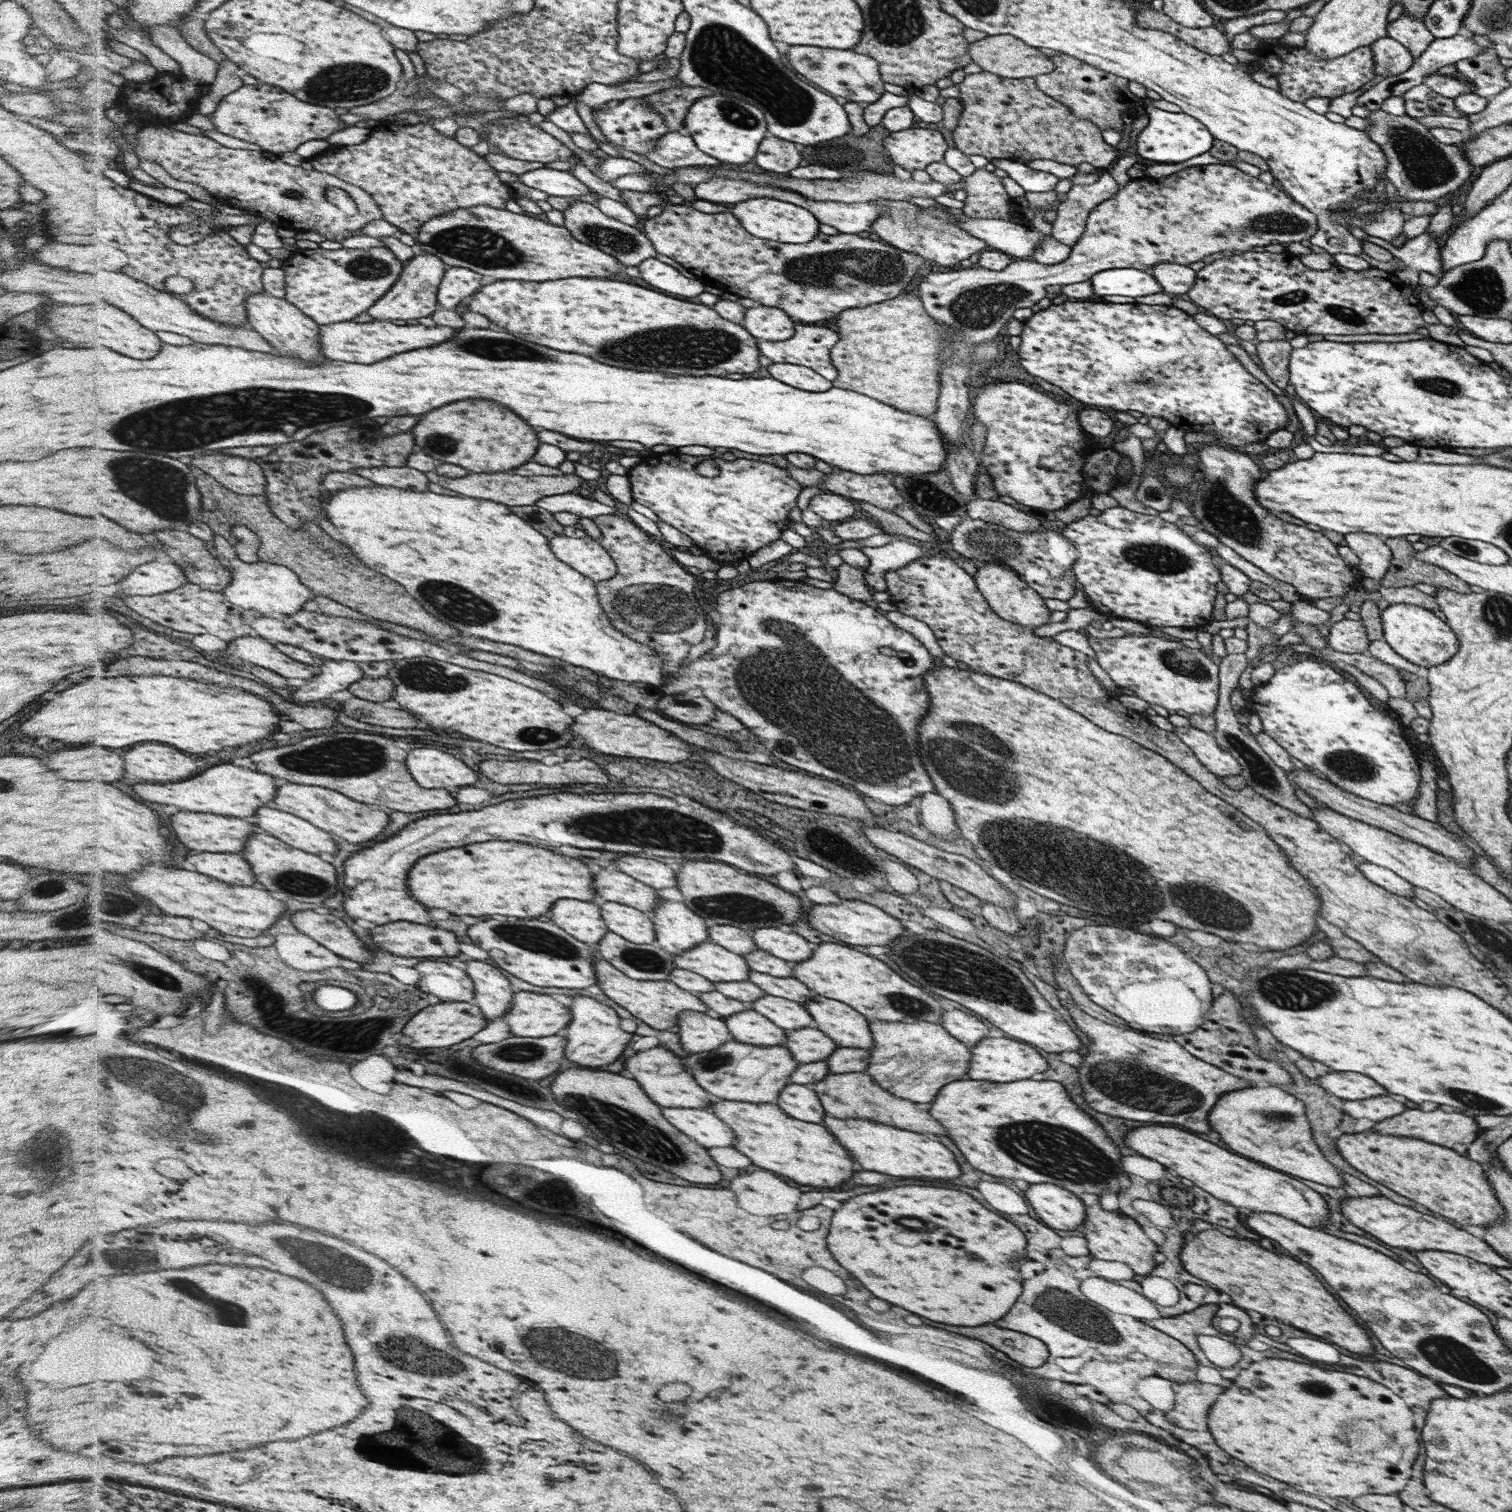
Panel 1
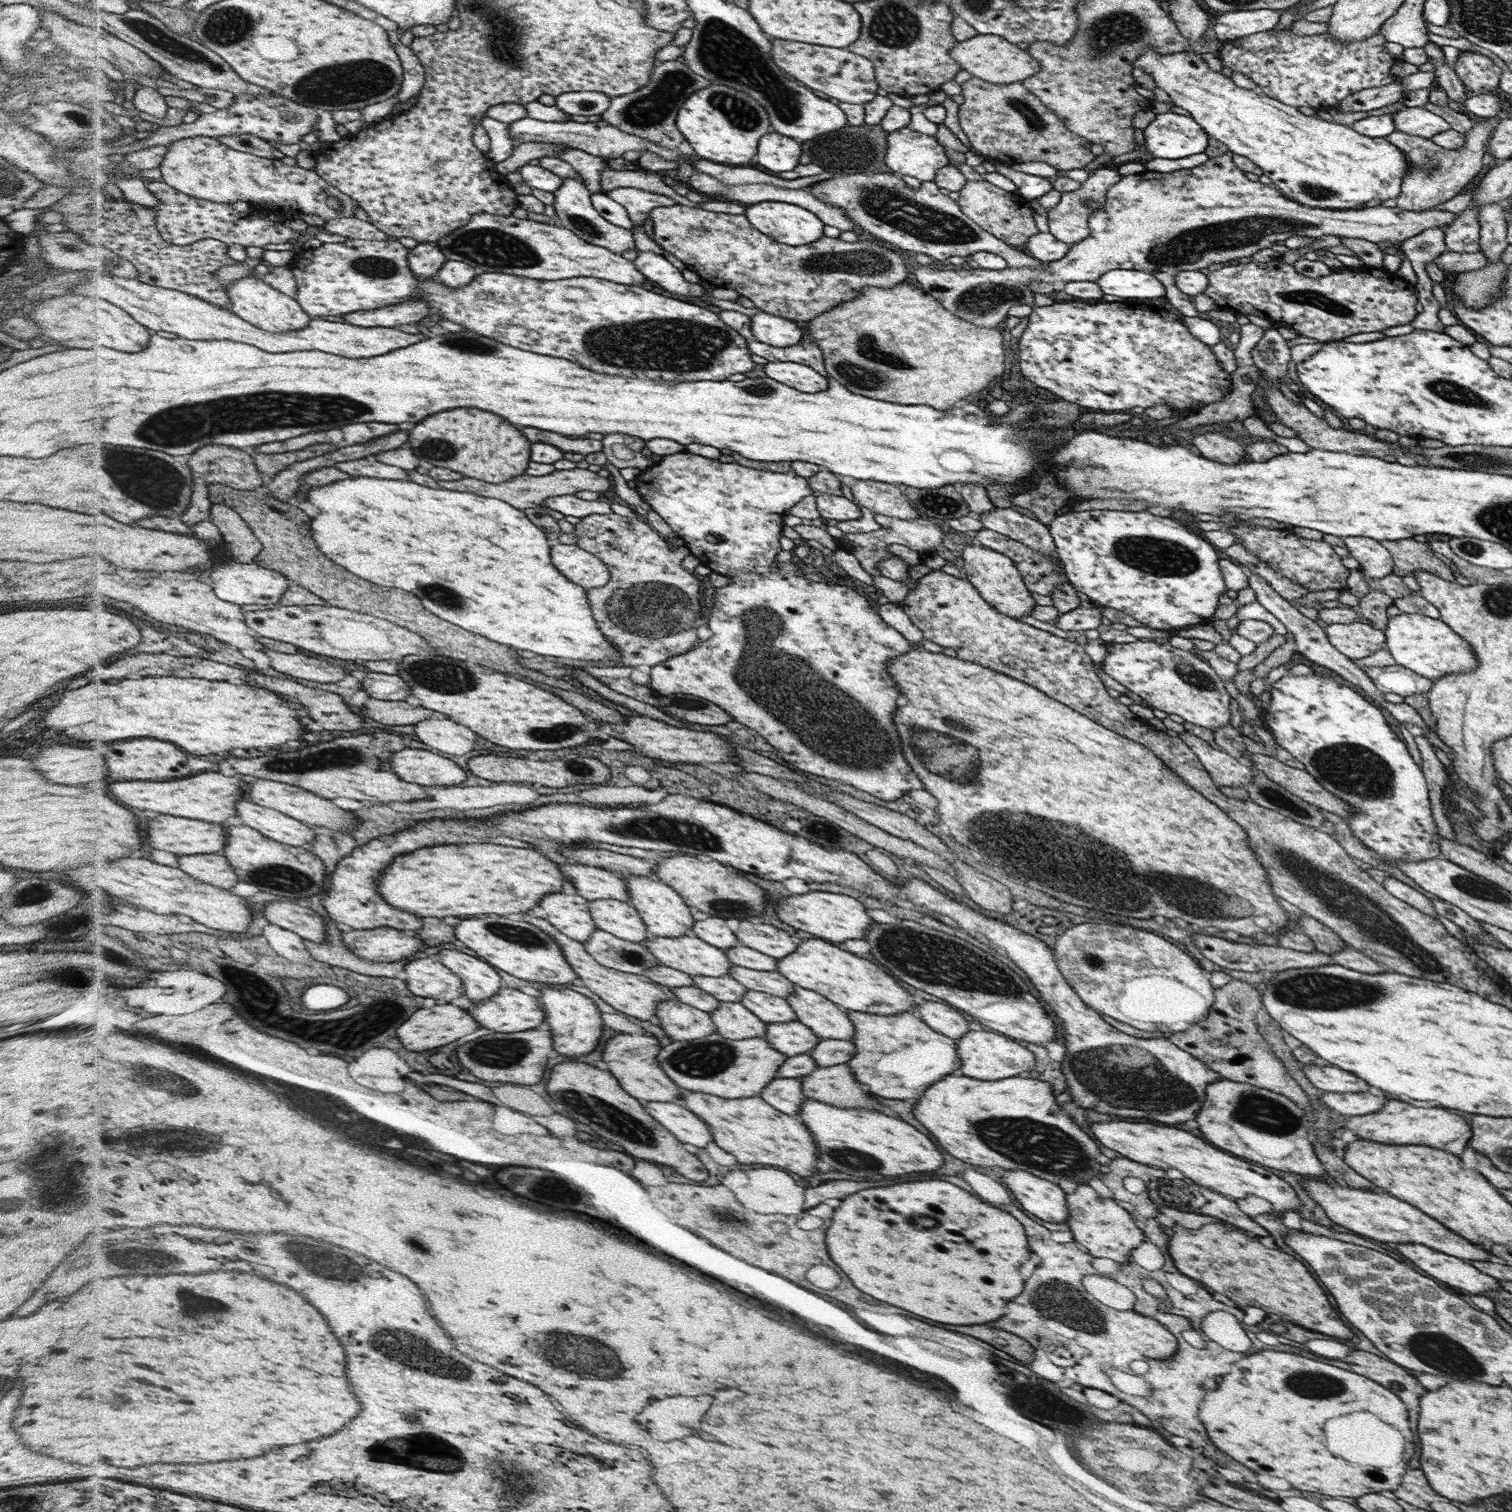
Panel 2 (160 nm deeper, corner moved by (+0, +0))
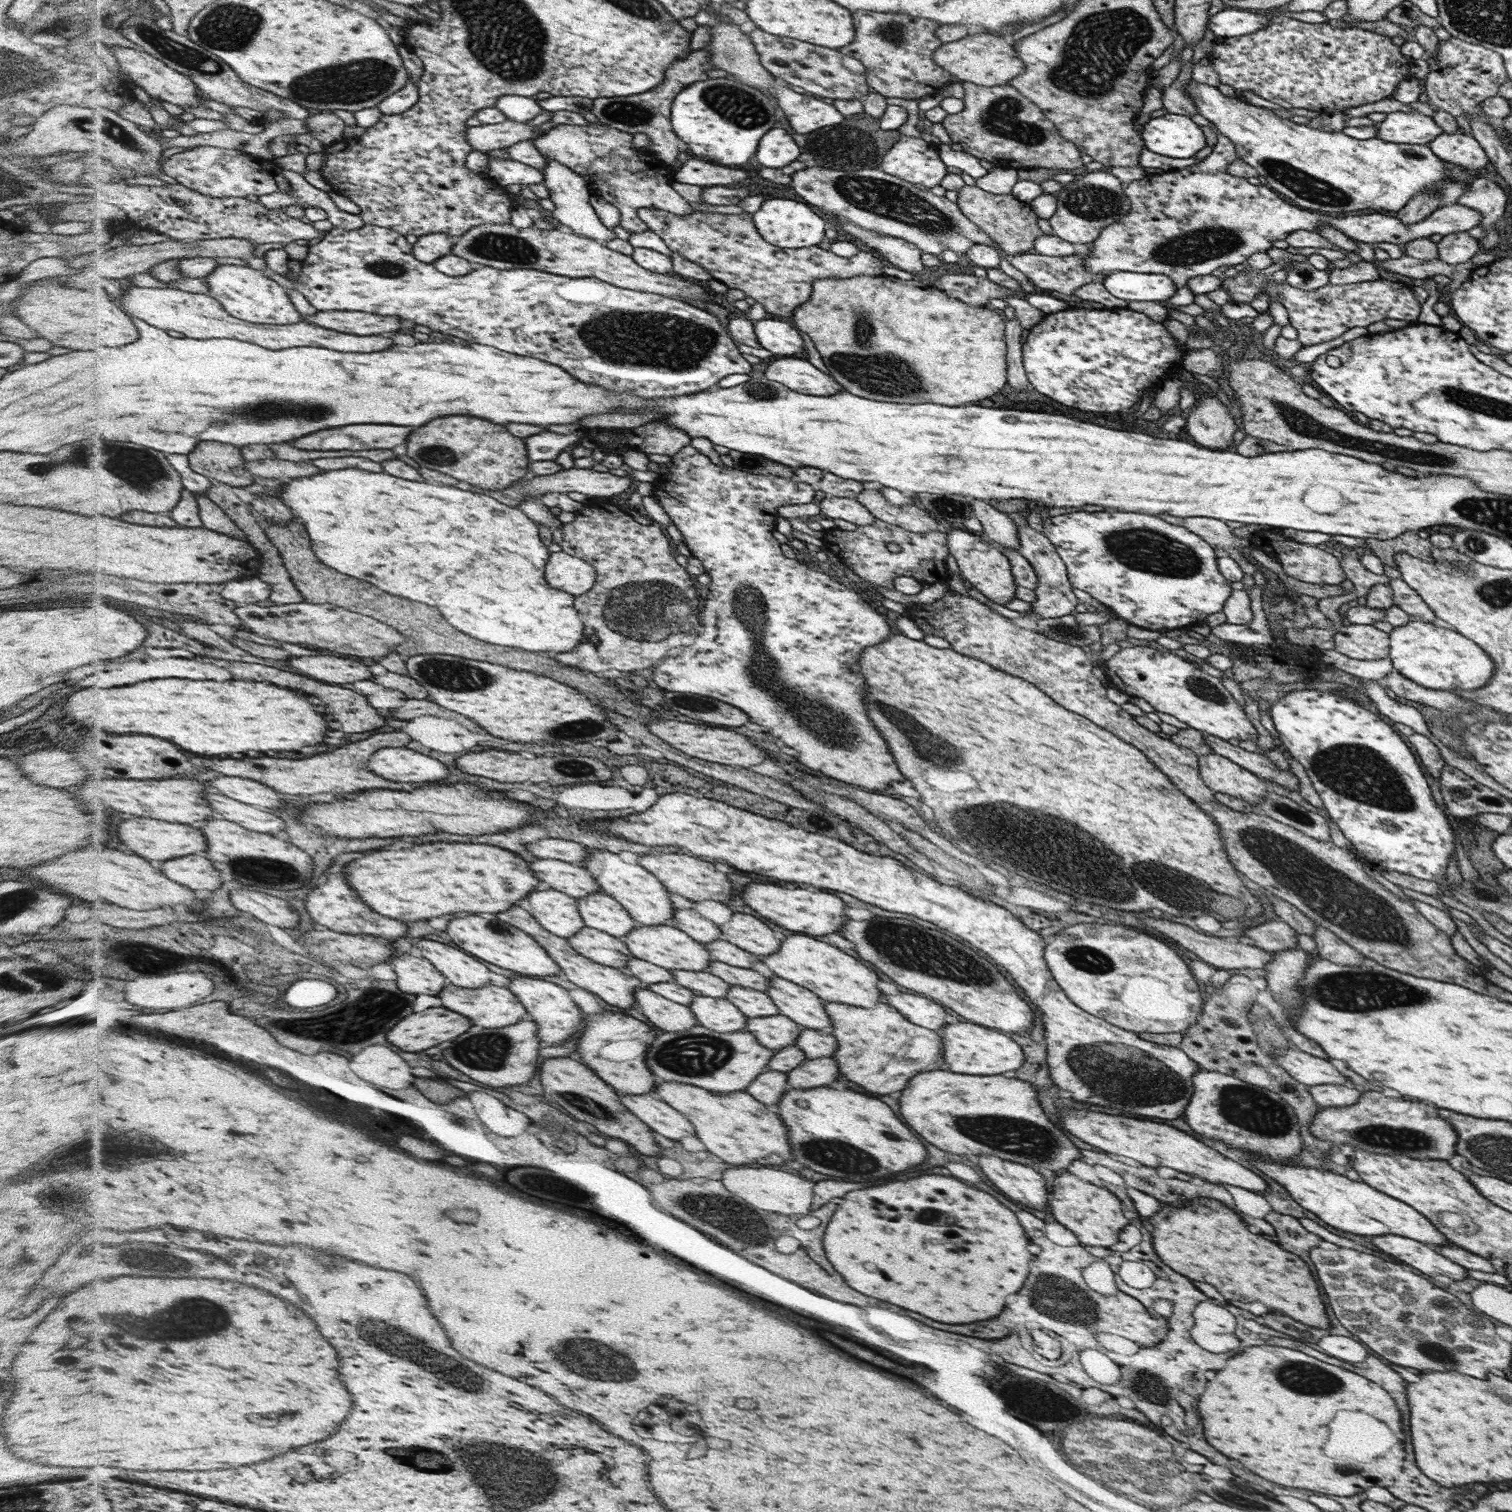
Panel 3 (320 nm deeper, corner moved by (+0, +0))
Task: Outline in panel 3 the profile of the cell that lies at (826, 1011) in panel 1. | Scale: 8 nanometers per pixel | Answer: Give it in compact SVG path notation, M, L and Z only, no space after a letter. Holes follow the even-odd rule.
M772 975L765 993L774 999L781 1014L794 1019L804 1029L829 1032L834 1026L830 1015L827 1014L824 1000L807 987Z

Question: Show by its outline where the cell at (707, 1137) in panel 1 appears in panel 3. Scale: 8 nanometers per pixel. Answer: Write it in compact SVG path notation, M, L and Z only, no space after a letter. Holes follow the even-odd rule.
M626 1096L622 1103L632 1114L647 1124L659 1135L672 1140L680 1140L685 1136L694 1136L694 1126L688 1122L673 1106L666 1102L654 1100L652 1096ZM628 1102L628 1104L626 1104Z

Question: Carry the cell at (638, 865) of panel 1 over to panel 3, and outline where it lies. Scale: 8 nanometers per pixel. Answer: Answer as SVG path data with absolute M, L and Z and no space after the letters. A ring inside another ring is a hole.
M544 838L526 846L530 852L534 852L536 858L562 860L578 864L589 855L589 851L576 841L565 839Z

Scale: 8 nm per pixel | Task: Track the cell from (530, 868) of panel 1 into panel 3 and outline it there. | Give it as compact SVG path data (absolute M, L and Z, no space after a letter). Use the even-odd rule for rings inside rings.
M438 842L438 844L418 844L412 850L378 850L366 852L364 856L352 860L348 866L347 882L360 894L360 899L378 914L388 918L400 919L402 922L426 920L444 914L468 912L468 914L498 914L510 906L519 904L528 892L539 890L541 880L536 880L528 870L528 862L516 854L488 846L488 844L458 844L458 842Z

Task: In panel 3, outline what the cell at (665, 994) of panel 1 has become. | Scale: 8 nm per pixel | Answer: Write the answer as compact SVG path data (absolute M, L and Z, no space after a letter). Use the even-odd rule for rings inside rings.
M519 904L518 906L512 905L512 910L506 910L506 914L496 914L496 918L530 934L532 938L539 942L540 946L544 947L544 950L547 950L548 955L559 963L564 977L576 986L599 996L609 1008L630 1008L635 1002L634 991L636 989L648 989L648 984L643 982L642 979L636 978L635 975L630 975L616 967L604 966L586 958L584 955L580 955L575 947L567 941L567 938L562 938L560 935L552 934L551 931L546 930L534 915L528 913Z

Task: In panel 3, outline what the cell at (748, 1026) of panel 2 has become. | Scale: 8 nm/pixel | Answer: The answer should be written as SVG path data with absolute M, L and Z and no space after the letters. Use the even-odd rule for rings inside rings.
M694 995L689 1007L697 1024L708 1030L734 1034L748 1028L748 1016L726 998Z

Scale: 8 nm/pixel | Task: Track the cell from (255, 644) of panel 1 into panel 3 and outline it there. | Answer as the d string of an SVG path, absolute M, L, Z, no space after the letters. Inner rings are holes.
M321 653L316 656L293 657L288 664L294 666L300 674L306 674L310 678L328 682L328 684L349 684L362 680L372 680L374 677L360 661L350 656Z

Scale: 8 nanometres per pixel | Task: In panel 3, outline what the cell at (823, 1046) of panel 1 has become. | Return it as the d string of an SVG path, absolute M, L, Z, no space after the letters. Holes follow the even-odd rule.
M778 1013L767 1017L748 1018L747 1031L754 1034L760 1043L770 1050L777 1051L785 1046L794 1045L803 1026L794 1019L786 1018Z

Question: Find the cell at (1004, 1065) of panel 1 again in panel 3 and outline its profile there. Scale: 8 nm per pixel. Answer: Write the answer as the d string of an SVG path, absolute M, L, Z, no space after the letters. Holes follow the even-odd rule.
M970 1022L948 1023L944 1027L948 1030L940 1030L940 1034L944 1034L944 1054L948 1054L950 1072L990 1076L1018 1070L1024 1064L1024 1053L1020 1045L1006 1034Z

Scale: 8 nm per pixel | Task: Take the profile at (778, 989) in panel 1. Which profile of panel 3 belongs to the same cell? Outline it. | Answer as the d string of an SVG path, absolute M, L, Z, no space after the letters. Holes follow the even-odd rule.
M712 961L707 971L725 980L732 986L743 986L765 992L769 985L769 978L764 977L764 975L757 971L729 966L722 962Z

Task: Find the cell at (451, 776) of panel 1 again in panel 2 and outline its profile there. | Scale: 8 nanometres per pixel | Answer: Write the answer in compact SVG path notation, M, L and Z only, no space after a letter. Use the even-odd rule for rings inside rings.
M407 746L392 758L396 773L420 786L454 786L466 780L466 772L452 760L424 749Z

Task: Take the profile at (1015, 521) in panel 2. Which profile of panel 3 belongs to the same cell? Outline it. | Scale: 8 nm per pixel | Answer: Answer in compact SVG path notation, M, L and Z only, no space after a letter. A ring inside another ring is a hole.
M1017 525L1017 529L1019 530L1019 552L1032 562L1036 573L1039 575L1039 584L1033 590L1036 593L1036 600L1031 603L1031 614L1038 619L1074 614L1074 607L1080 601L1072 591L1073 586L1067 577L1067 566L1056 553L1054 545L1044 533L1040 533L1028 525Z

